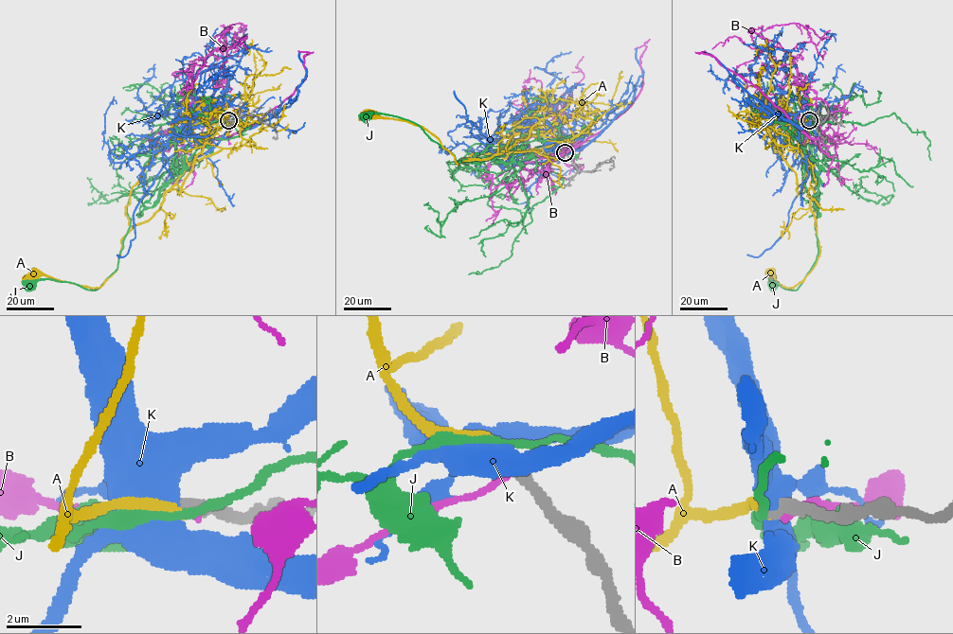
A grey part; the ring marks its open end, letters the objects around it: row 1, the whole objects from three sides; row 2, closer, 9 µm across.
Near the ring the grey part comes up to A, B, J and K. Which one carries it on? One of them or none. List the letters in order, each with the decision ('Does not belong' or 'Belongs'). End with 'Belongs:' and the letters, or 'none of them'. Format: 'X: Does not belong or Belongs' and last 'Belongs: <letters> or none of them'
A: Belongs
B: Does not belong
J: Does not belong
K: Does not belong
Belongs: A

